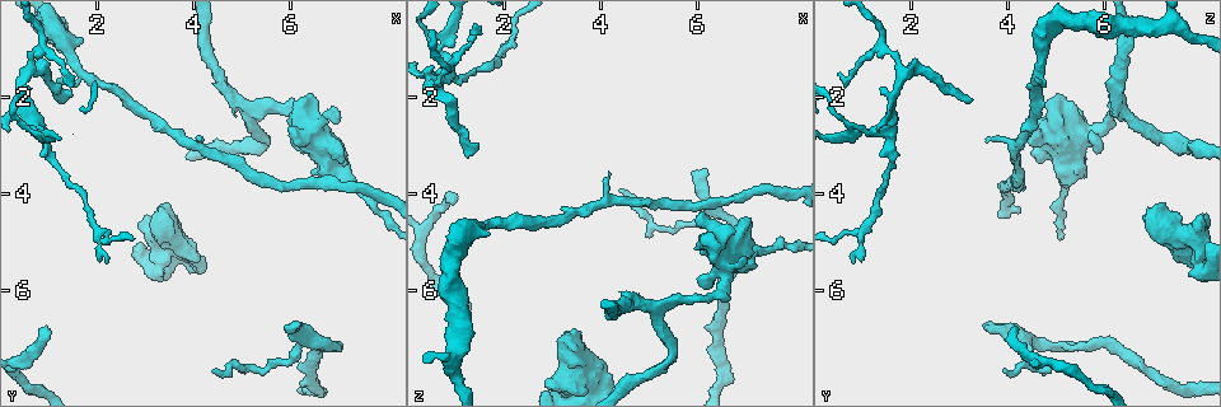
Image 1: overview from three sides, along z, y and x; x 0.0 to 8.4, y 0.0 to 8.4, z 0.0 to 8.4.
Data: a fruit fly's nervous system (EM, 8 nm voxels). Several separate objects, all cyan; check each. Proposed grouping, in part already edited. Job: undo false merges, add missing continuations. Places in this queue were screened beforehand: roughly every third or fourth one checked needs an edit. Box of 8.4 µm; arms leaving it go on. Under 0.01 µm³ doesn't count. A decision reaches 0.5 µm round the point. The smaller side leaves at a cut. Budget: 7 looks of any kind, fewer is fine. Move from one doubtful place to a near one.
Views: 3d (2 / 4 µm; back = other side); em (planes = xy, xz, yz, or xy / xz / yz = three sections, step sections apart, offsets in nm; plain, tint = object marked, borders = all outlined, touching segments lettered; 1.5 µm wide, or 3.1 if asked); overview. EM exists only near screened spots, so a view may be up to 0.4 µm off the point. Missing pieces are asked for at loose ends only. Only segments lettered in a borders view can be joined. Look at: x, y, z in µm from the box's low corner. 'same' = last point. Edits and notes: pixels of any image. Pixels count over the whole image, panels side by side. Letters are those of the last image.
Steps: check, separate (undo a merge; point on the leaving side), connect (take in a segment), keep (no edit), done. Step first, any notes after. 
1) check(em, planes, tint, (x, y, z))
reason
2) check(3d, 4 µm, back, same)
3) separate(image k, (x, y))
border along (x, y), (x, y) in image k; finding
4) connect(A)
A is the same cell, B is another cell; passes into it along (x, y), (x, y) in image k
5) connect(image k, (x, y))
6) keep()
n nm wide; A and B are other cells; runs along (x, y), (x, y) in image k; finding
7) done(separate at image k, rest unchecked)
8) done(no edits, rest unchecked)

check(3d, 2 µm, (1.25, 2.10, 3.20))
tapers out

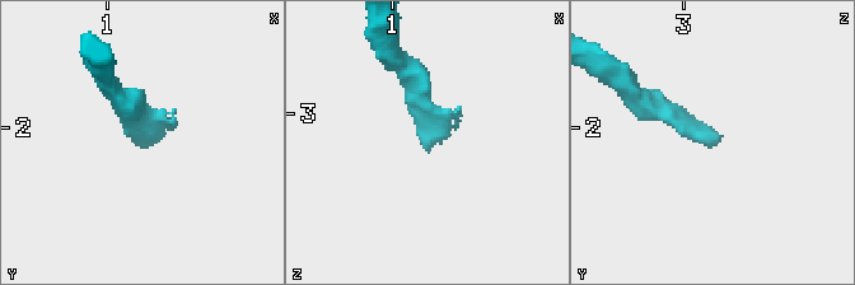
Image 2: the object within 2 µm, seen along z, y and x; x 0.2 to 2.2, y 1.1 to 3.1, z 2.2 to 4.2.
check(em, xz, step 4, tint, (1.26, 2.08, 3.22))

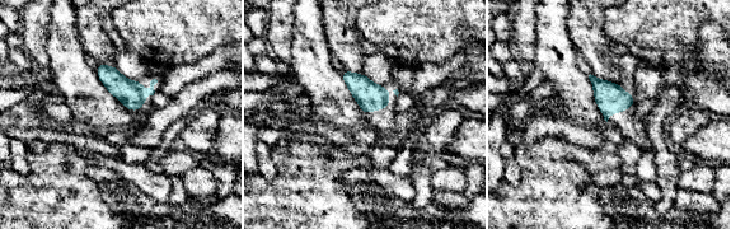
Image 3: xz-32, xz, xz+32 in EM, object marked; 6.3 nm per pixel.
check(em, yz, step 8, borders, same)
another direction

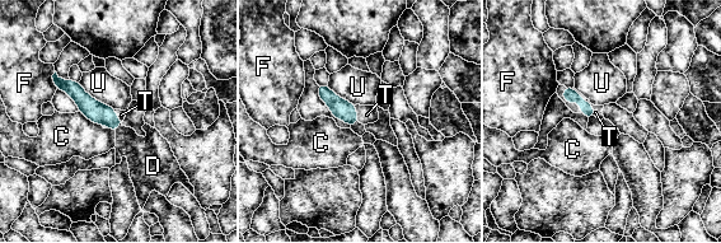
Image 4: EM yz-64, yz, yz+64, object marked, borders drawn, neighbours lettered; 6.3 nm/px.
connect(T)
T is the same cell, C, D, F and U are other cells; the cell continues

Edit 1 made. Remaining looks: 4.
check(3d, 2 µm, (4.40, 7.65, 3.95))
an open end

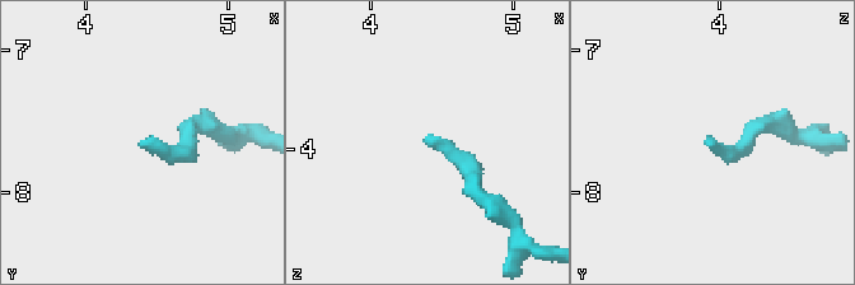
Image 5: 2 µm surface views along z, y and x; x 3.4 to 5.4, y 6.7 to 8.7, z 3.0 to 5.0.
check(em, planes, borders, (4.40, 7.64, 3.90))

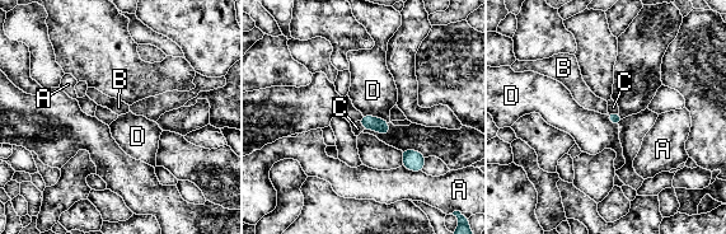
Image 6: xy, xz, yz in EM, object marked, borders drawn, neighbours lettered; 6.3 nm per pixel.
keep()
A, B, C and D are other cells; border along (362, 115), (380, 117), (388, 122) in image 6; no lettered segment goes on from it

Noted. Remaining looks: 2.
check(em, planes, borders, (1.00, 6.80, 4.25))
free end

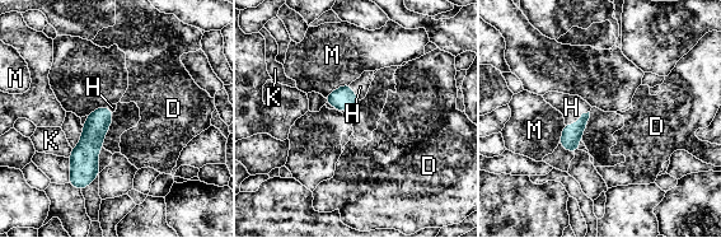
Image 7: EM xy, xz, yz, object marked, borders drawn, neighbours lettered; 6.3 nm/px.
connect(H)
H touches over 180 nm; H is the same cell, D, K and M are other cells; the cell continues

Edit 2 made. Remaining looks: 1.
done(connect at image 4, connect at image 7, rest unchecked)

